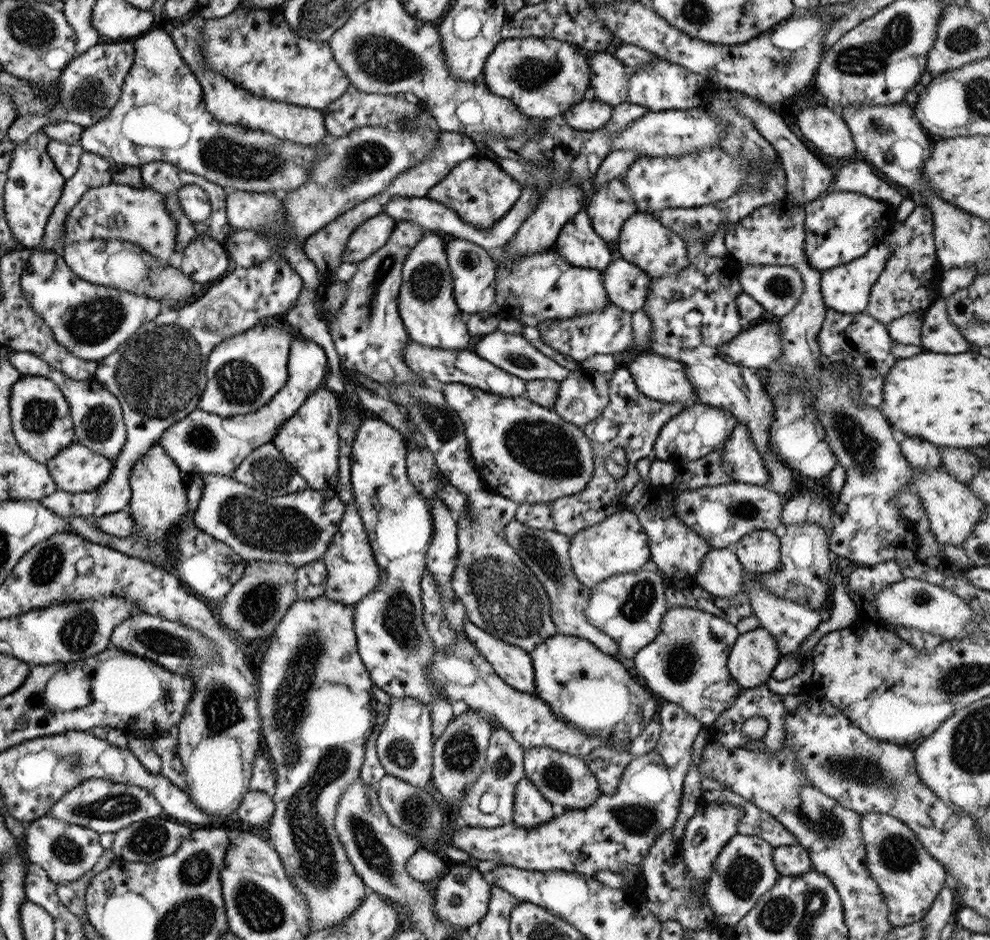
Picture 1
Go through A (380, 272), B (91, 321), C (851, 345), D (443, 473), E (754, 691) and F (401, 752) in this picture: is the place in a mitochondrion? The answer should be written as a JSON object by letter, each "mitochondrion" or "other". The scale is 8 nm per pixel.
{"A":"mitochondrion","B":"mitochondrion","C":"other","D":"other","E":"other","F":"mitochondrion"}

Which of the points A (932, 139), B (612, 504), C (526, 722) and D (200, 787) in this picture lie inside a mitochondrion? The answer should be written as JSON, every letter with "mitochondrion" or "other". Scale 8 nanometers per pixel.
{"A":"other","B":"other","C":"other","D":"other"}

